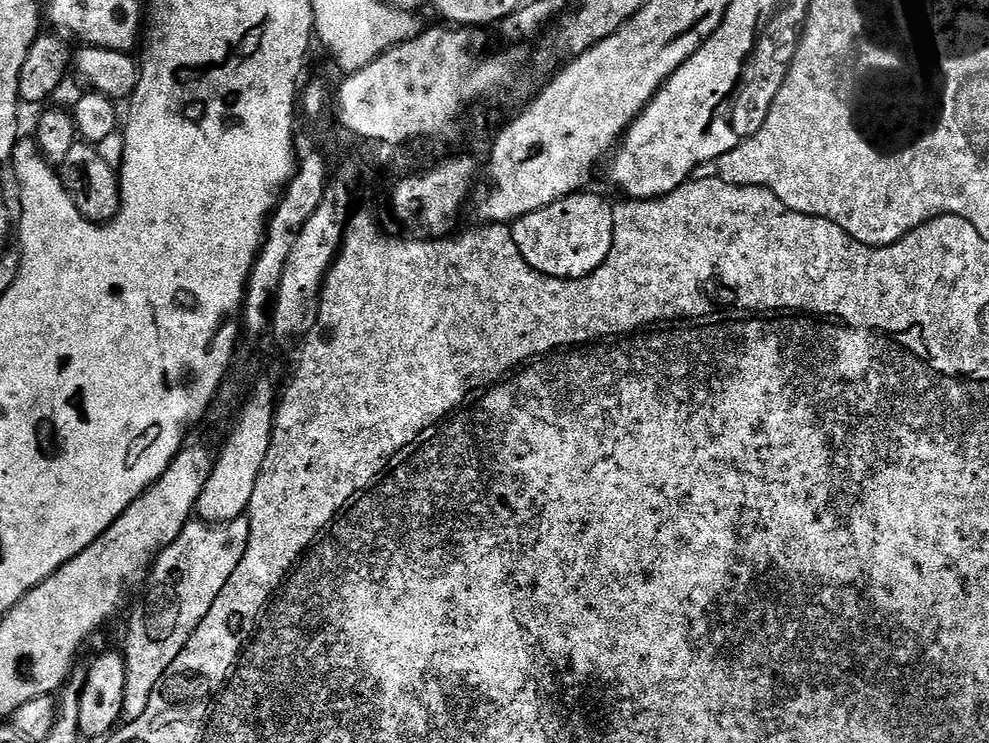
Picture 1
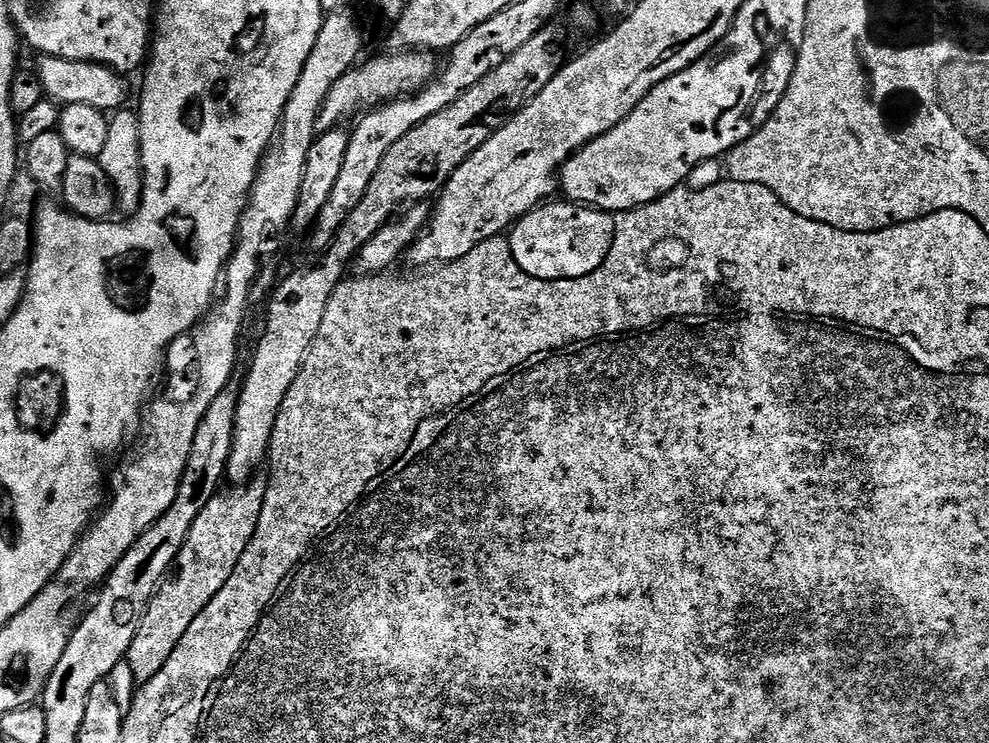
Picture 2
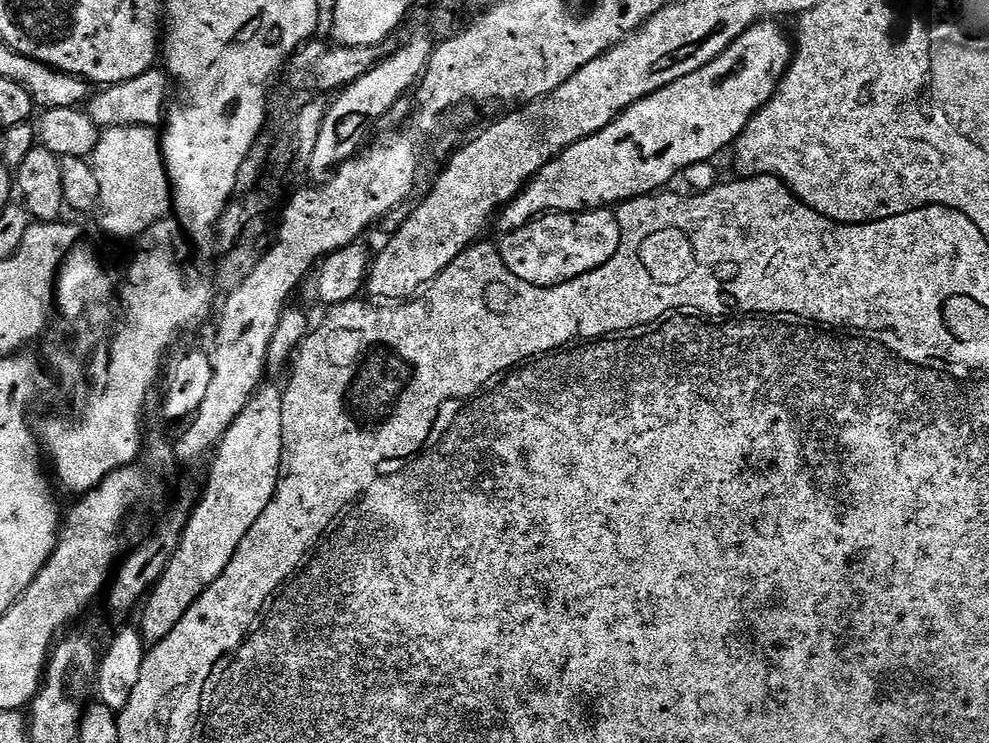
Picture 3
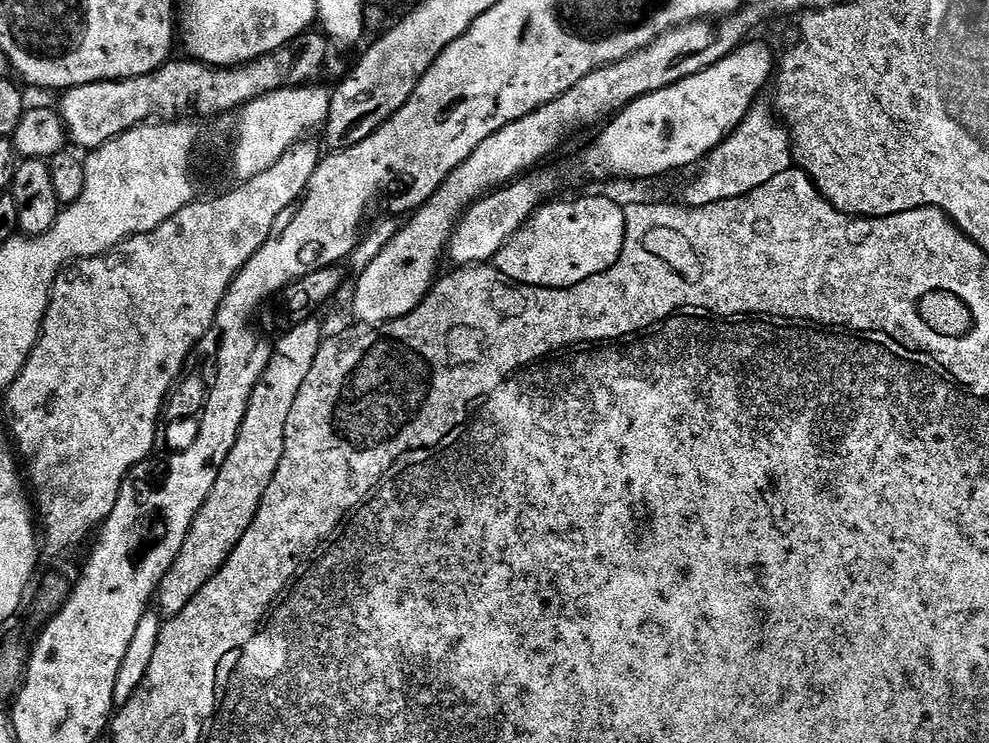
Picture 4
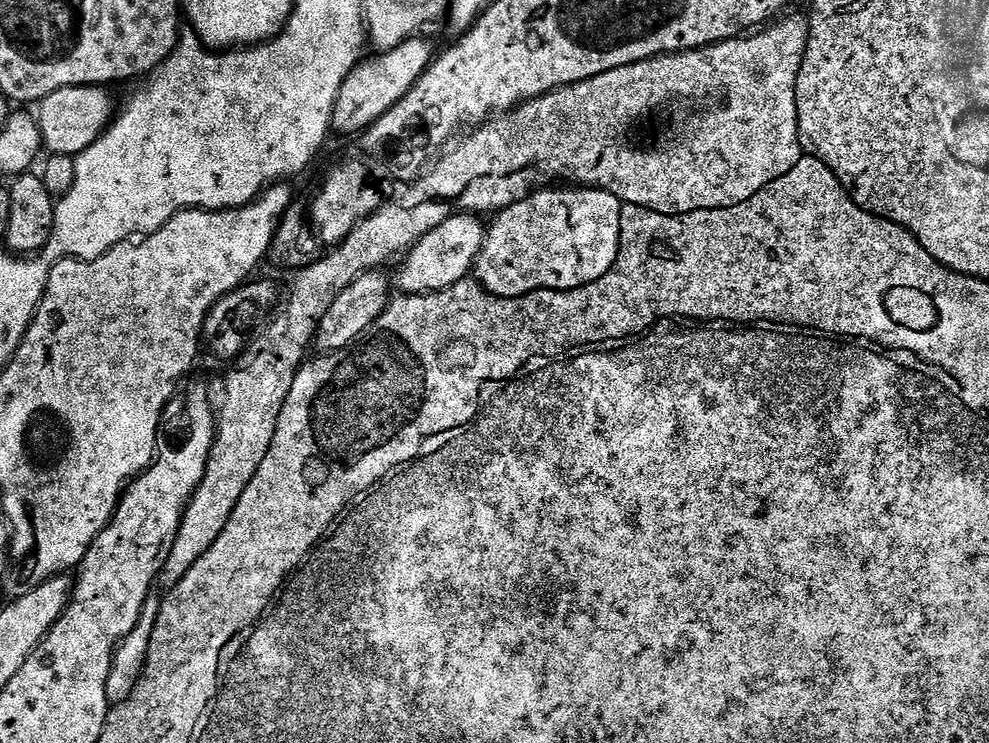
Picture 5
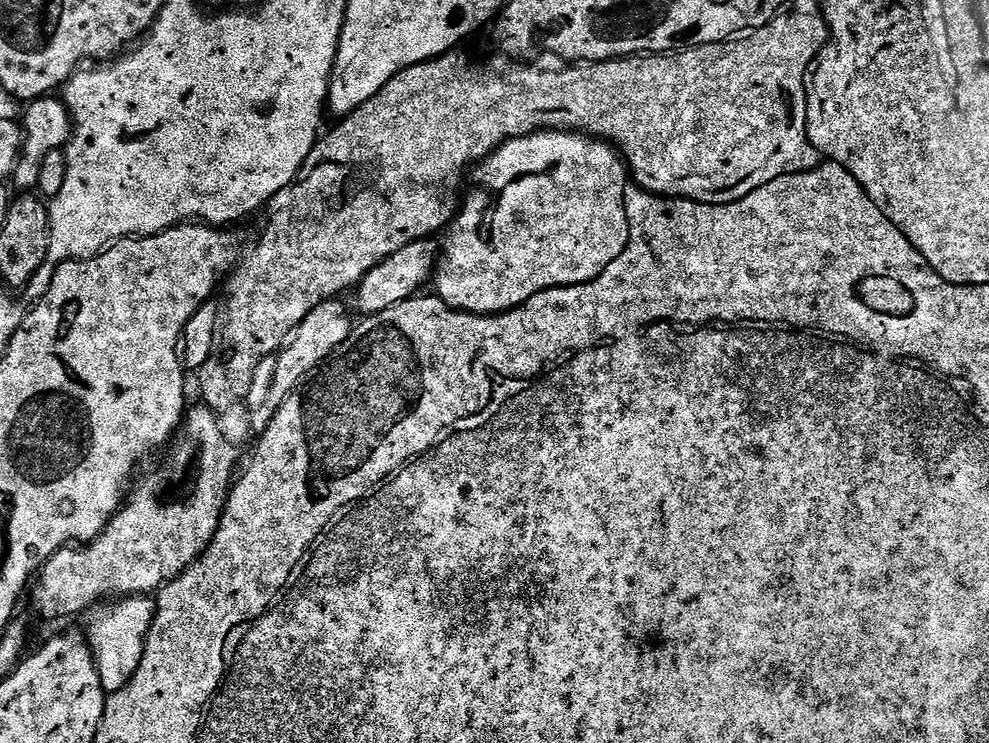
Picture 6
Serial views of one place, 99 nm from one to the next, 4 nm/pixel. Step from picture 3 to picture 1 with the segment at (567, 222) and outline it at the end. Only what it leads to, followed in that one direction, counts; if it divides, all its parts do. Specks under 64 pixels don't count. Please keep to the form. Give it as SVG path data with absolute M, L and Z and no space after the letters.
M592 190L583 194L567 196L542 210L534 210L511 225L512 237L522 258L536 272L544 276L551 276L558 280L580 280L583 276L590 275L604 265L604 259L610 254L612 235L614 234L614 218L612 217L613 205L607 204L600 196L595 196Z

